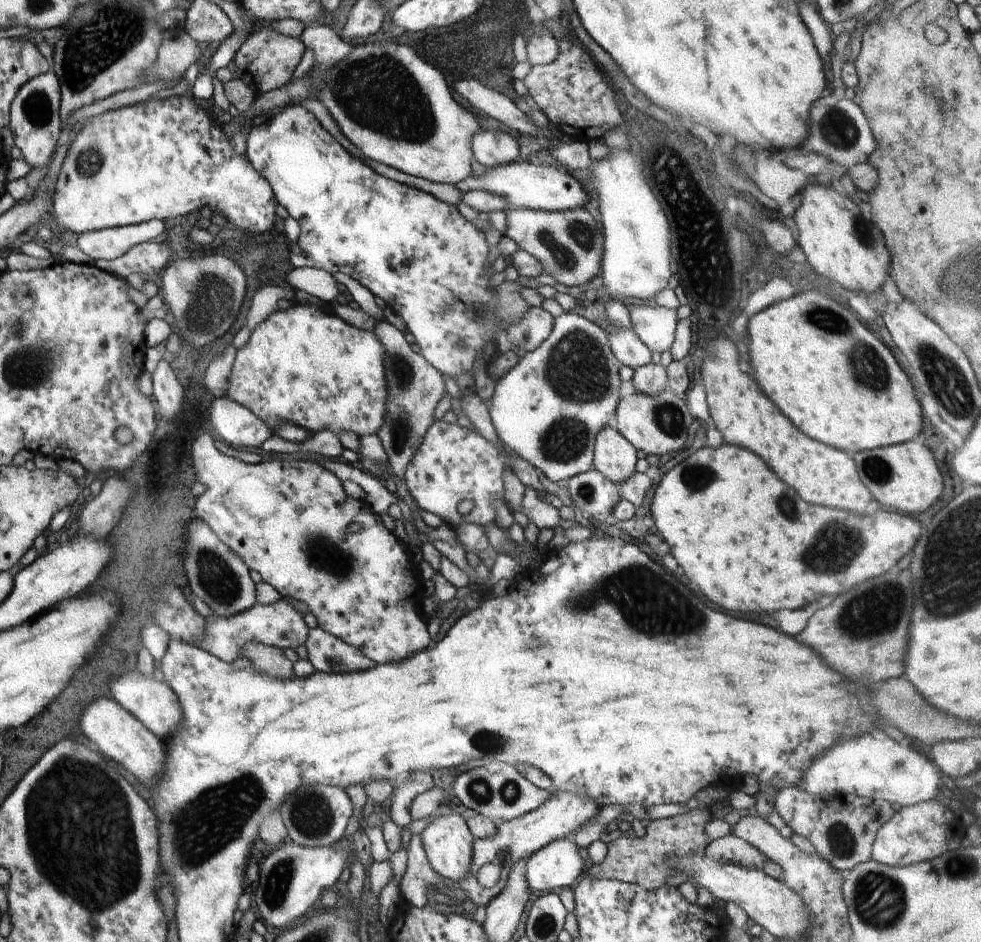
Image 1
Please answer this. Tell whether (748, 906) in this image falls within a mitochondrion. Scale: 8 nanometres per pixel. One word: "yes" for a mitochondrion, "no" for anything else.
no

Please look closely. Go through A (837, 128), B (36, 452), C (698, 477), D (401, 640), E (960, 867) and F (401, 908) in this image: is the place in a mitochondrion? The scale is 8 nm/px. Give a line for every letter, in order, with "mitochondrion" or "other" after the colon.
A: mitochondrion
B: other
C: mitochondrion
D: other
E: mitochondrion
F: other

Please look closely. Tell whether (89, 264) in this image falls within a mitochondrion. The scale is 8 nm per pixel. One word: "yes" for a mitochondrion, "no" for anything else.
no

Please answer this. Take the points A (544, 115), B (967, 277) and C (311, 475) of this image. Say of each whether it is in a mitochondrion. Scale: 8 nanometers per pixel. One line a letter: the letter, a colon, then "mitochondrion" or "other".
A: other
B: mitochondrion
C: other

